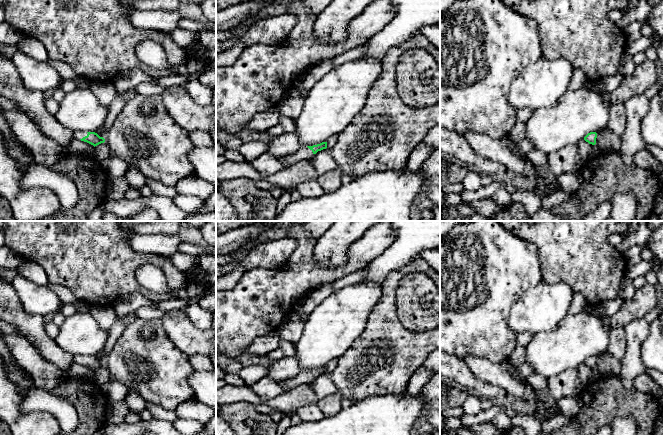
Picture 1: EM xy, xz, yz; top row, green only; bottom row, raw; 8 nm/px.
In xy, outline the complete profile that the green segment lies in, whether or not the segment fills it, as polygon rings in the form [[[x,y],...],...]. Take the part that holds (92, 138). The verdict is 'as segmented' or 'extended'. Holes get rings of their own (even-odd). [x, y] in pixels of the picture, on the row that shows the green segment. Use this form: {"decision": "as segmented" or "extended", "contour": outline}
{"decision": "extended", "contour": [[[74,131],[74,135],[76,139],[87,142],[94,147],[105,142],[105,139],[95,132]]]}

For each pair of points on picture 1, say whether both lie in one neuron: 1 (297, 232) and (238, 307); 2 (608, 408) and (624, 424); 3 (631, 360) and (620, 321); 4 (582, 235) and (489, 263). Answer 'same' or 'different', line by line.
1: same
2: different
3: different
4: different

